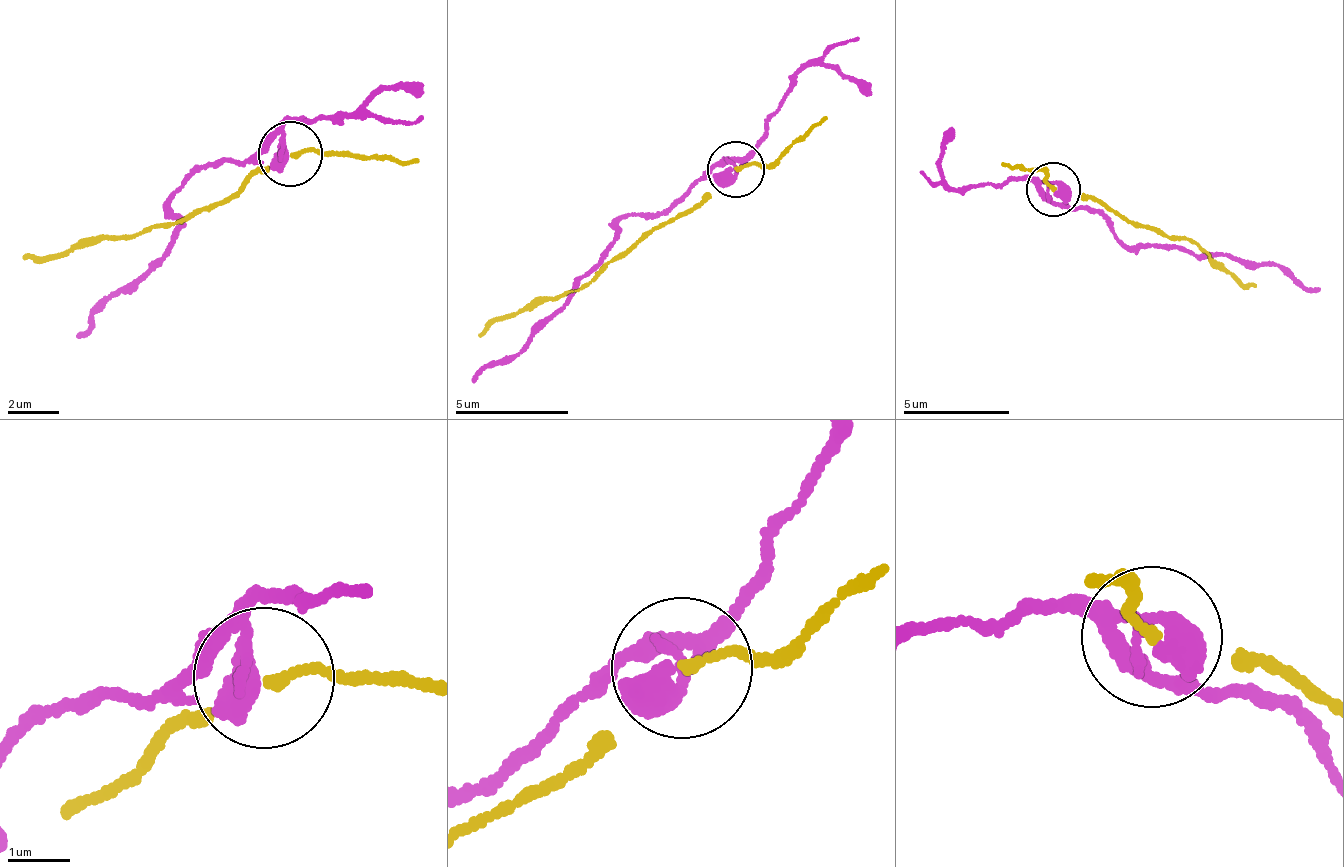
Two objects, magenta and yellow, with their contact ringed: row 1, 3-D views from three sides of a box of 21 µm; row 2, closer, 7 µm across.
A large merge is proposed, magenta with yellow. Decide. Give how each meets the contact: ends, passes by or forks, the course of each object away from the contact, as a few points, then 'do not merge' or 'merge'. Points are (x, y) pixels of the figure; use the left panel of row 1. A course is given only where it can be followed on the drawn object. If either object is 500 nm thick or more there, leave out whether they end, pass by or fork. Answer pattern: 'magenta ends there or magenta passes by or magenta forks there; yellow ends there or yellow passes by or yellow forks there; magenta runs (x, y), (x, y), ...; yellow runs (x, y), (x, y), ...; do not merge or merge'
magenta passes by; yellow passes by; magenta runs (289, 156), (246, 164), (218, 159), (175, 186), (181, 225), (164, 254), (112, 294), (75, 336); yellow runs (289, 156), (255, 171), (189, 216), (69, 251), (23, 256); do not merge

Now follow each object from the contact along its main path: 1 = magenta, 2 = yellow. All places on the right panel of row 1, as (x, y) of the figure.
1: (1055, 190), (1067, 211), (1091, 206), (1115, 235), (1192, 254), (1273, 264), (1319, 291)
2: (1055, 190), (1093, 198), (1151, 233), (1192, 238), (1226, 276), (1257, 284)

